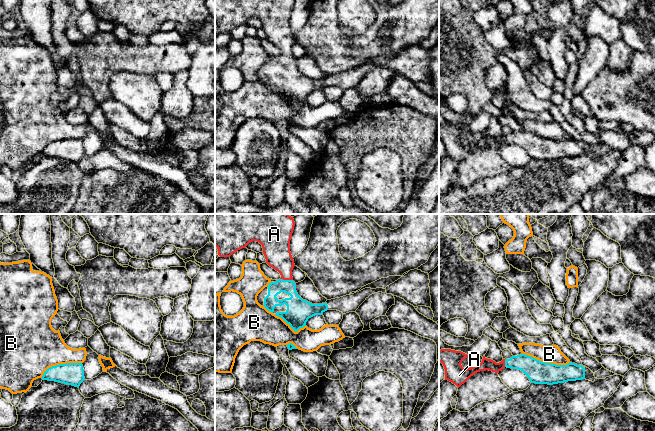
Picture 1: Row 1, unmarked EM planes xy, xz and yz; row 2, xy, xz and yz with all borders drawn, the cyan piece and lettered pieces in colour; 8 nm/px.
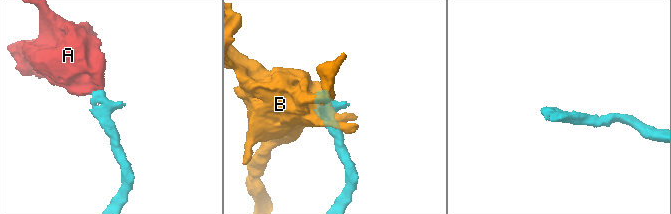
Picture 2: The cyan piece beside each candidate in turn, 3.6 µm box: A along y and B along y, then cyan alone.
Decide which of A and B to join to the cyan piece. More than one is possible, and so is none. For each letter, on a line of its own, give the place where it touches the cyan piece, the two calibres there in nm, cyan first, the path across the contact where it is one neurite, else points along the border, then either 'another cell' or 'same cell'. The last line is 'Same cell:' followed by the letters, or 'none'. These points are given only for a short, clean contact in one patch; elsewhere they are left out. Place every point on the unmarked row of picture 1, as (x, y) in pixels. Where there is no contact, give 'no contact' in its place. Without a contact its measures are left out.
A: contact xz (286, 56); calibres 180 and 220 nm; way xz (297, 85), (294, 70), (286, 56), (284, 39), (277, 29); same cell
B: contact yz (546, 139); calibres 190 and 140 nm; another cell
Same cell: A

